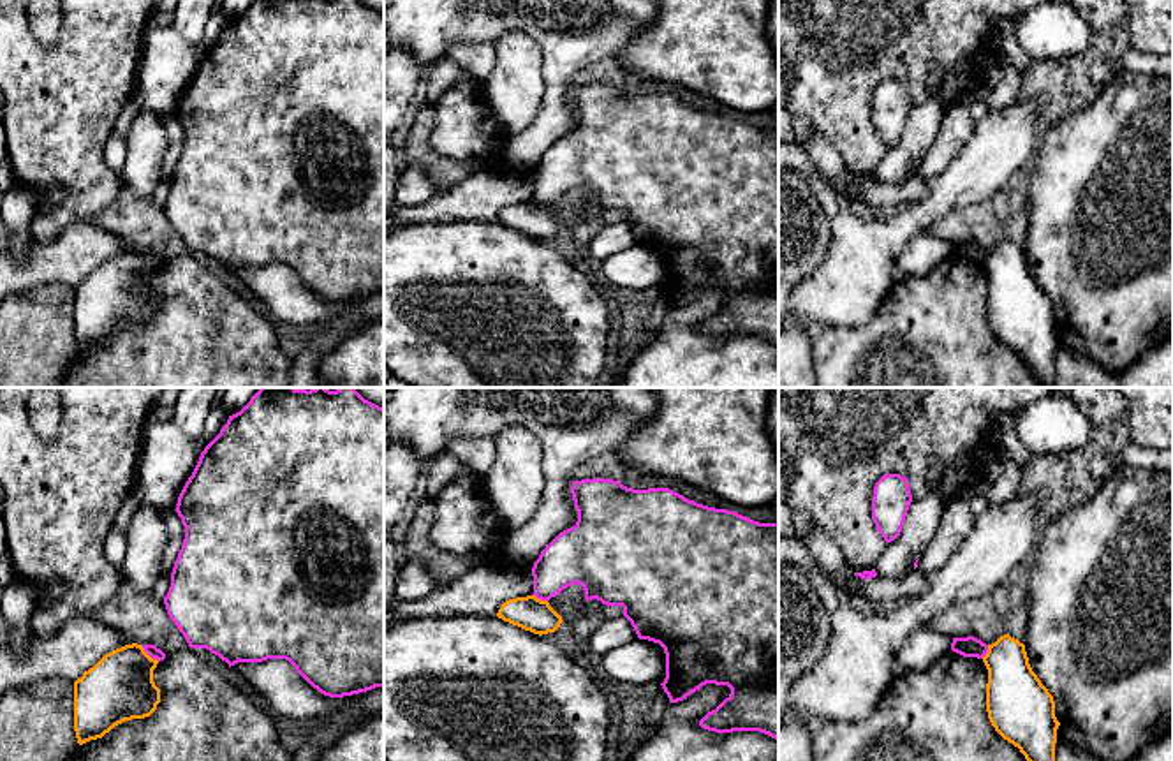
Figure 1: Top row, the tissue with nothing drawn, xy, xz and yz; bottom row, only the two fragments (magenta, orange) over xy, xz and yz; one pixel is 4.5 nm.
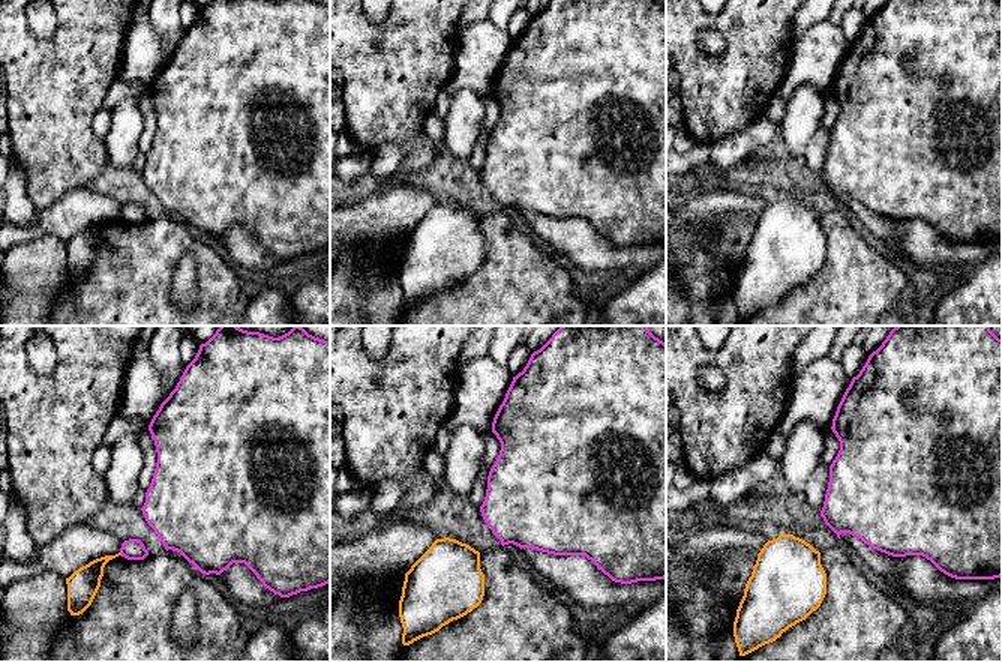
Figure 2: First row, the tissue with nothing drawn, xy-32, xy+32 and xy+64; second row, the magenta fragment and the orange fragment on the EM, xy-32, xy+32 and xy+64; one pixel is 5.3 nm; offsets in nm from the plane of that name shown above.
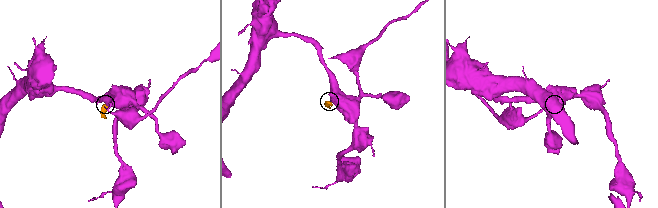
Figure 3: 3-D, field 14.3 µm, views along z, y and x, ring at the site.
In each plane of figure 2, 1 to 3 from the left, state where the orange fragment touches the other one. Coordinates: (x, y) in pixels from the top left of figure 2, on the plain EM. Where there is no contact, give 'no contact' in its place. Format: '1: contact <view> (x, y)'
1: no contact
2: no contact
3: no contact

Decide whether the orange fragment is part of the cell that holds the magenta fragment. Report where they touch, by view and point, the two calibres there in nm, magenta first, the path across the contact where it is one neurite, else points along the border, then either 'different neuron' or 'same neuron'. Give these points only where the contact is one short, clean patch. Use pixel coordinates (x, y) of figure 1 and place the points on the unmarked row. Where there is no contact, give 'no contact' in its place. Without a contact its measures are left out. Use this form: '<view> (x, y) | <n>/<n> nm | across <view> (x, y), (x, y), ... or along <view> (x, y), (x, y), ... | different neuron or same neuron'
xy (150, 261) | 60/300 nm | along xy (141, 251), (159, 266) | different neuron

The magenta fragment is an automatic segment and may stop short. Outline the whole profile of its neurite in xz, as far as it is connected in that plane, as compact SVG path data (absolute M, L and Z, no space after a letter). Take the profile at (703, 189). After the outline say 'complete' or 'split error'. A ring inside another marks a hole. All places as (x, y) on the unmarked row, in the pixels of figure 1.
M602 83L572 86L571 99L578 127L546 150L534 167L532 201L550 206L578 188L586 208L597 204L622 211L638 243L664 254L666 284L660 291L669 308L683 307L706 289L727 291L731 299L699 331L715 338L759 336L778 347L778 129L708 113L669 93L634 95Z | complete

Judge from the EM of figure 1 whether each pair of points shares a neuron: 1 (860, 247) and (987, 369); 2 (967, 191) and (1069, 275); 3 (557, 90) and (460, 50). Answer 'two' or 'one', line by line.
1: two
2: two
3: two

